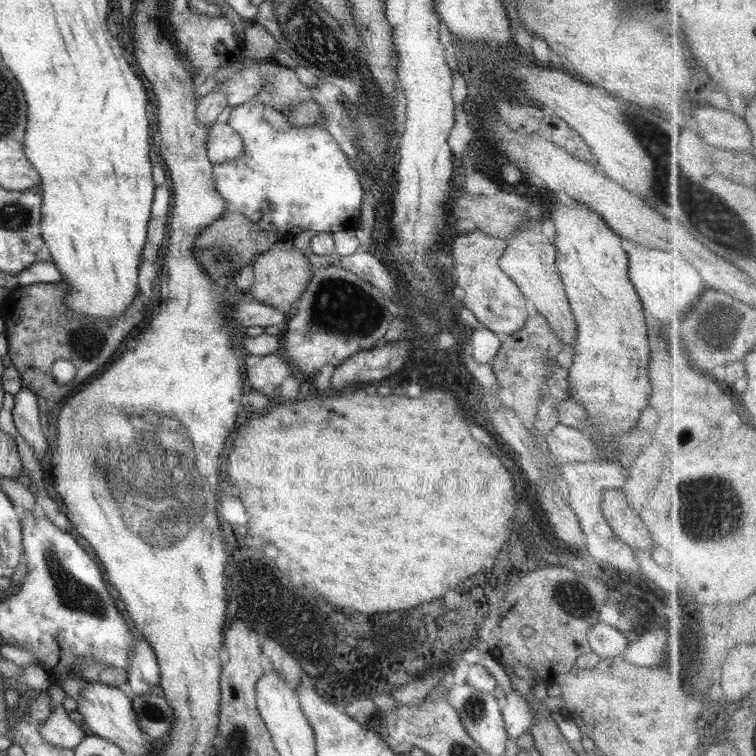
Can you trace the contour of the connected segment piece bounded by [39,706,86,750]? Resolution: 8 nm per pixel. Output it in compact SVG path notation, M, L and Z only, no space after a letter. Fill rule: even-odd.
M58 706L39 728L40 736L57 747L72 749L86 736L74 720L68 717L68 711Z

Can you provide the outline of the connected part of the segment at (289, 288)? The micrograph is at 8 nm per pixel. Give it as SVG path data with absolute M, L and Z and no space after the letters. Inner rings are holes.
M277 243L274 247L253 260L254 283L249 293L262 304L279 308L282 304L294 304L306 290L308 281L313 275L310 263L302 250L294 247L292 250L280 249Z

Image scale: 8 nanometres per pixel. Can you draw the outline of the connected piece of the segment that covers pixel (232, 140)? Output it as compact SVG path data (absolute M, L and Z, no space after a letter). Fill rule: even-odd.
M215 121L209 128L206 148L212 162L223 163L241 157L243 140L228 123Z

